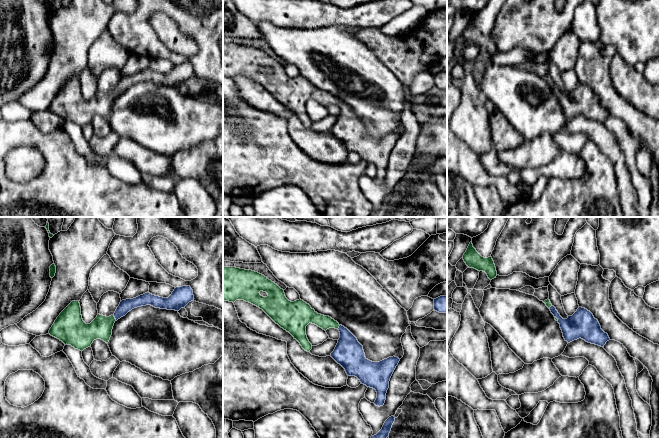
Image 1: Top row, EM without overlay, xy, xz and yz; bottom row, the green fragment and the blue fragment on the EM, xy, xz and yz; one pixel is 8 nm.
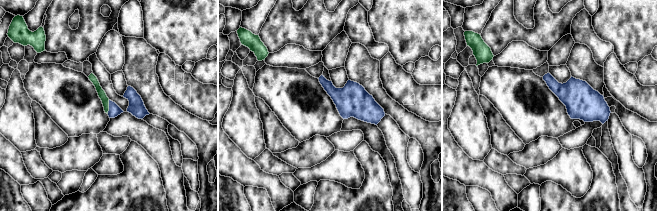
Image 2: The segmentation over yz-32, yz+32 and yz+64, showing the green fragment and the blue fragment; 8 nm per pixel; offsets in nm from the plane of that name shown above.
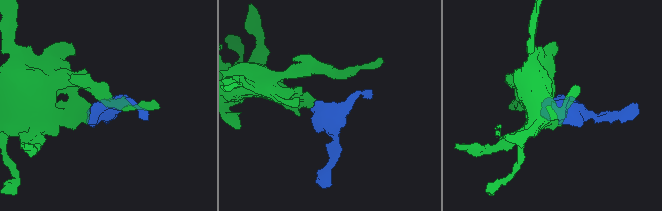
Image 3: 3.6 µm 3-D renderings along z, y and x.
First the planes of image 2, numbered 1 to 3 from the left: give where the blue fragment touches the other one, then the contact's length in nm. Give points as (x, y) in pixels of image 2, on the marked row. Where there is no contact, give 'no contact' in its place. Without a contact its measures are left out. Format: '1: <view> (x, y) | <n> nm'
1: yz-32 (108, 107) | 110 nm
2: no contact
3: no contact

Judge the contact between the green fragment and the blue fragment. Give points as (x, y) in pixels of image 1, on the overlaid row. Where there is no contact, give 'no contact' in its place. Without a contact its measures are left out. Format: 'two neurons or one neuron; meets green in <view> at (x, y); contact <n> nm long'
one neuron; meets green in xy at (114, 318); contact 50 nm long

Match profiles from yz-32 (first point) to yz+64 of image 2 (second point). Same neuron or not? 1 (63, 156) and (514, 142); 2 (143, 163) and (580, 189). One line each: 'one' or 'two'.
1: two
2: two

